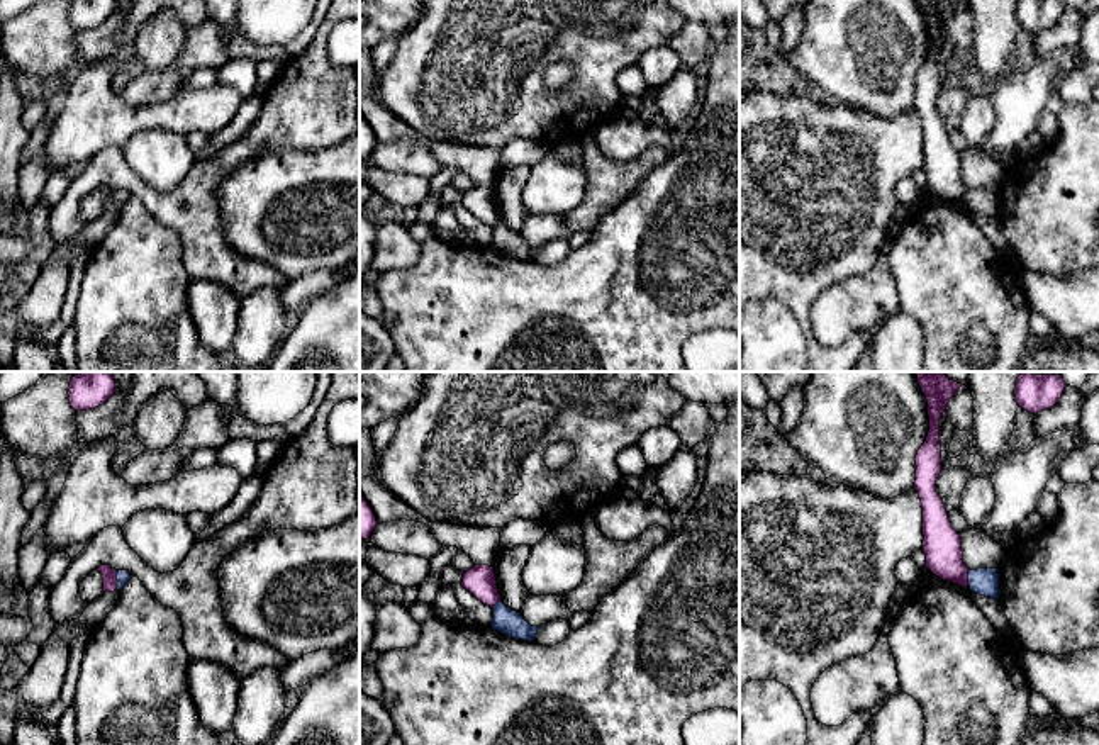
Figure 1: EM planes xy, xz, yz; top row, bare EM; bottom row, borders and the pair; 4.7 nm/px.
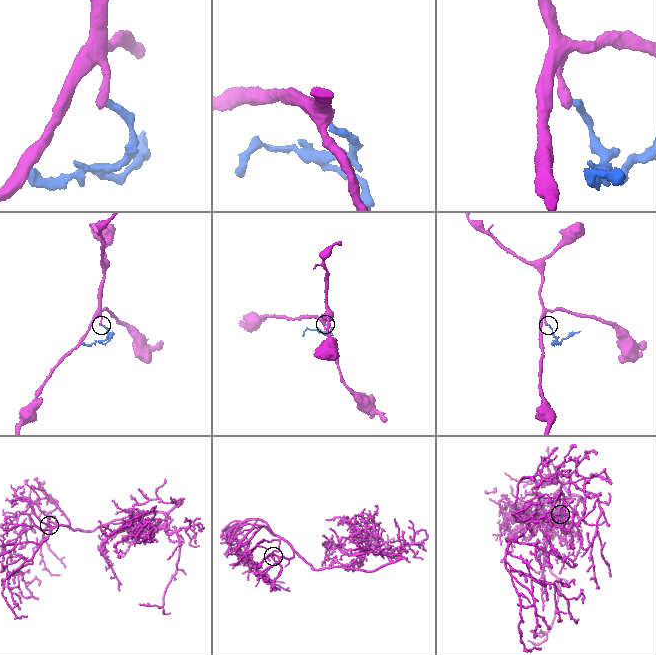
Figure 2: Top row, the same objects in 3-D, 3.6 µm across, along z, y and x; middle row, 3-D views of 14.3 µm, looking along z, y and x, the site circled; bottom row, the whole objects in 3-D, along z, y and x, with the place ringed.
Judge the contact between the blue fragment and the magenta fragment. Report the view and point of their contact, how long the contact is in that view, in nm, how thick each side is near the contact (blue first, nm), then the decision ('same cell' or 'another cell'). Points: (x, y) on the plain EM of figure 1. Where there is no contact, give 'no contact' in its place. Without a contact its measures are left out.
contact xy (117, 201); length 100 nm; calibres 60 and 70 nm; another cell

